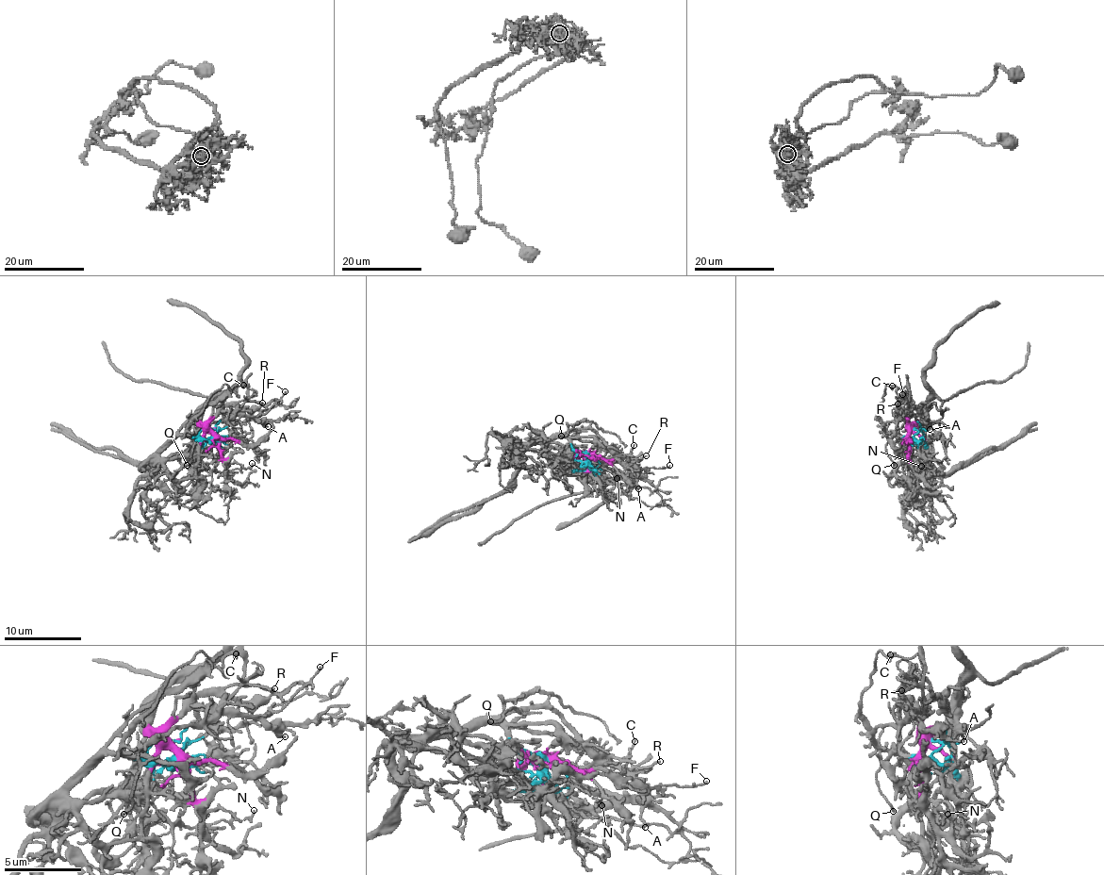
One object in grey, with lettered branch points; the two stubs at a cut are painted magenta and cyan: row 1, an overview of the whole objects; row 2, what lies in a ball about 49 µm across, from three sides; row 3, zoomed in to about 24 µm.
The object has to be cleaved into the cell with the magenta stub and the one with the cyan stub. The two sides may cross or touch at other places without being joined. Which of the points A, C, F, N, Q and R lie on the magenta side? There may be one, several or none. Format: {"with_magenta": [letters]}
{"with_magenta": ["A", "C", "F", "N", "R"]}

